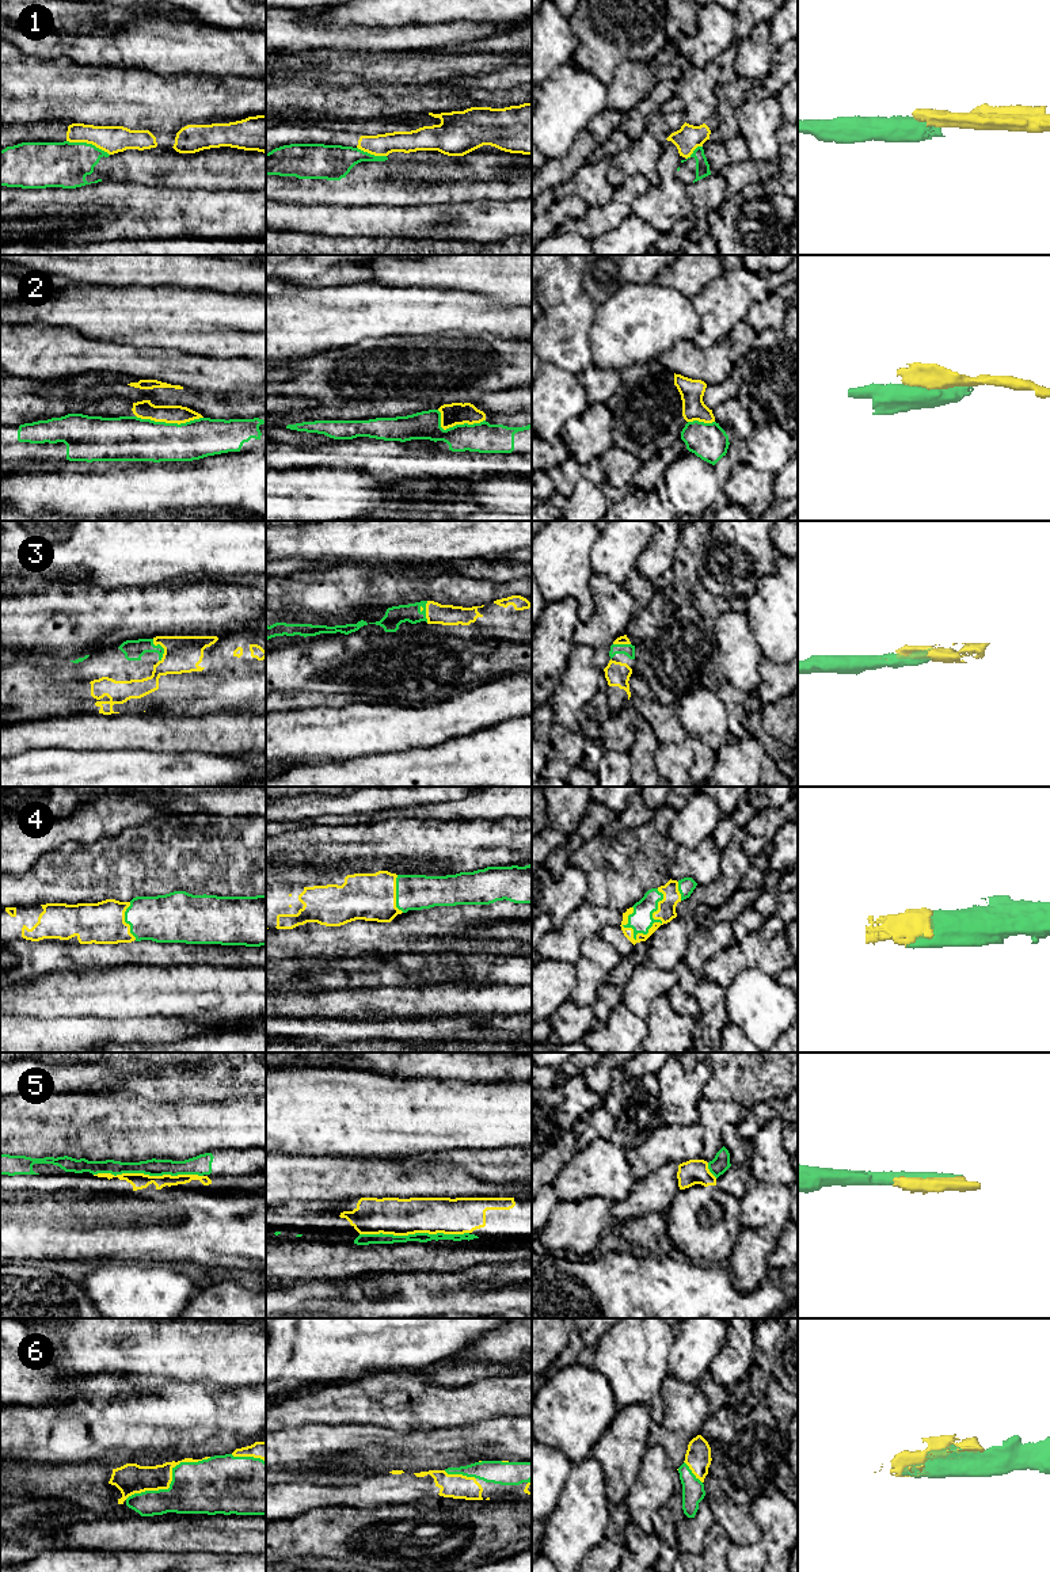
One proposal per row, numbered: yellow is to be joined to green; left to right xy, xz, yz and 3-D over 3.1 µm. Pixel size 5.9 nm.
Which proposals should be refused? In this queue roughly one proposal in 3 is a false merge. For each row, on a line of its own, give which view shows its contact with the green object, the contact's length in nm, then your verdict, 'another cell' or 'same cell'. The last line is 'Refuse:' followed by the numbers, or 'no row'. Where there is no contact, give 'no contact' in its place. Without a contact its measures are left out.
1: meets green in xy; contact 280 nm long; another cell
2: meets green in xy; contact 400 nm long; another cell
3: meets green in xz; contact 130 nm long; same cell
4: meets green in yz; contact 340 nm long; same cell
5: meets green in xy; contact 650 nm long; same cell
6: meets green in xy; contact 550 nm long; same cell
Refuse: 1, 2

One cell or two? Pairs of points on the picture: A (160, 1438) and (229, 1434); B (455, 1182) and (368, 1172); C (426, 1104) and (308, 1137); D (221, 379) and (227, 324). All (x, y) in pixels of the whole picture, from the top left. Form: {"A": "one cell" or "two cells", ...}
{"A": "one cell", "B": "one cell", "C": "one cell", "D": "two cells"}

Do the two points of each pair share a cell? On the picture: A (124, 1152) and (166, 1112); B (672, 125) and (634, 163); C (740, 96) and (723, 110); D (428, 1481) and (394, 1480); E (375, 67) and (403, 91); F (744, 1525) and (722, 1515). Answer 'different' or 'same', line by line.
A: same
B: same
C: same
D: same
E: different
F: same

